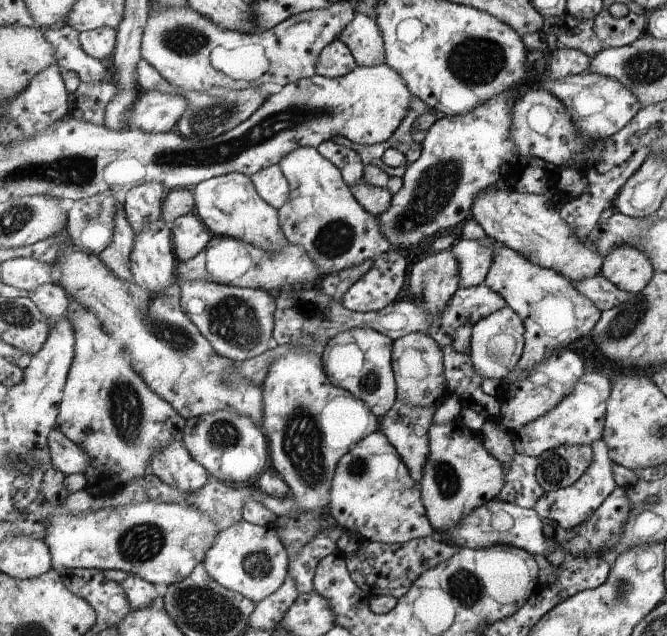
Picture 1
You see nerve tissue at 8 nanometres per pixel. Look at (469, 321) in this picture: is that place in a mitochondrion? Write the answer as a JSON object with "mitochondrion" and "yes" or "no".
{"mitochondrion":"no"}

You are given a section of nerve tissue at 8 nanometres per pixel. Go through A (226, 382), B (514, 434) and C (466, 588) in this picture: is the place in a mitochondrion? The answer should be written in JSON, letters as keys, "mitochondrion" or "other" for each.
{"A":"mitochondrion","B":"other","C":"mitochondrion"}

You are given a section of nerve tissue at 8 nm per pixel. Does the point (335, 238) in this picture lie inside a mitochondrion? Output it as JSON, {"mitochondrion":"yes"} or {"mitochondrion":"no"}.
{"mitochondrion":"yes"}

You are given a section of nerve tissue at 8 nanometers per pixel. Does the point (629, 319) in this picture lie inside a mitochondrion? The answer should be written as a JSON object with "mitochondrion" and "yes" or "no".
{"mitochondrion":"yes"}

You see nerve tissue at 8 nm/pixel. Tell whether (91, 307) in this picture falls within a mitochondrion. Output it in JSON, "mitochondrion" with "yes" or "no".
{"mitochondrion":"no"}

